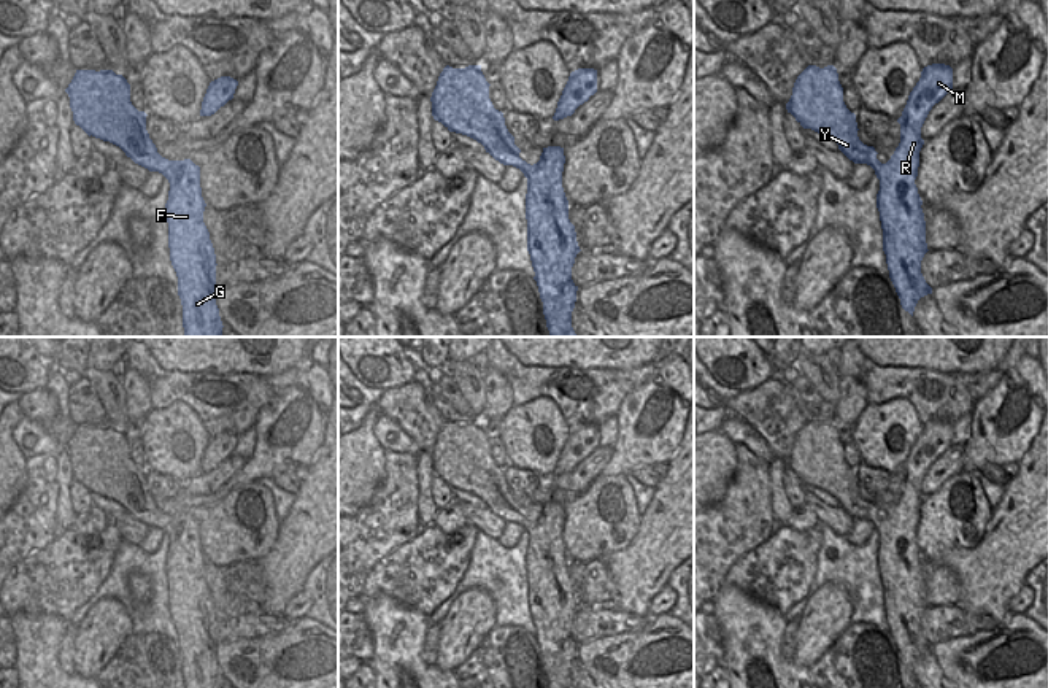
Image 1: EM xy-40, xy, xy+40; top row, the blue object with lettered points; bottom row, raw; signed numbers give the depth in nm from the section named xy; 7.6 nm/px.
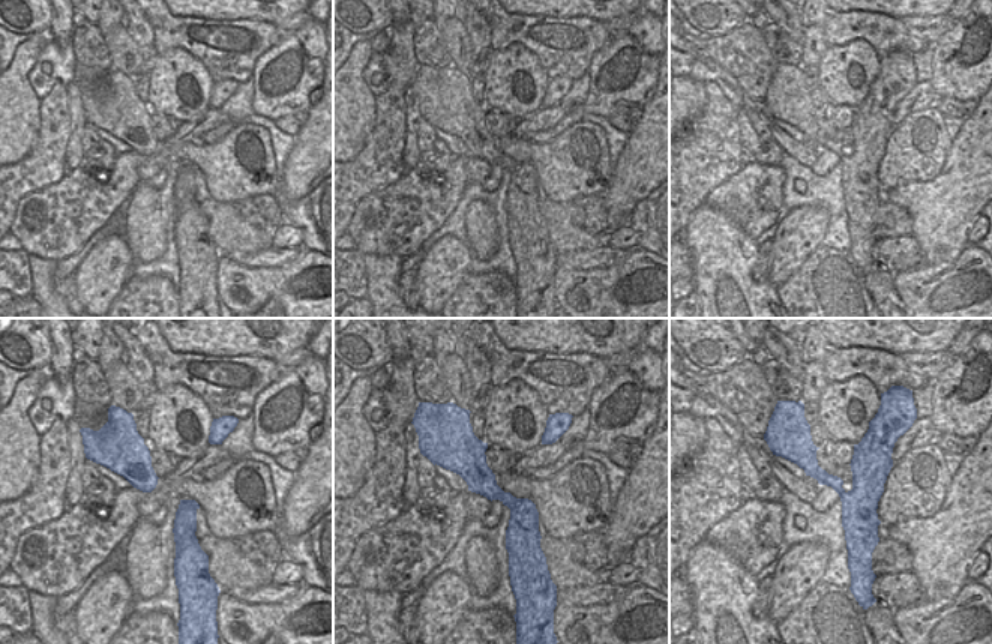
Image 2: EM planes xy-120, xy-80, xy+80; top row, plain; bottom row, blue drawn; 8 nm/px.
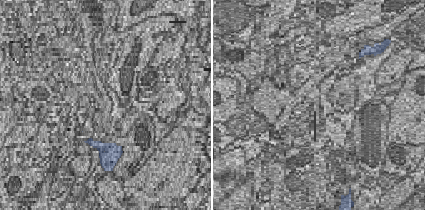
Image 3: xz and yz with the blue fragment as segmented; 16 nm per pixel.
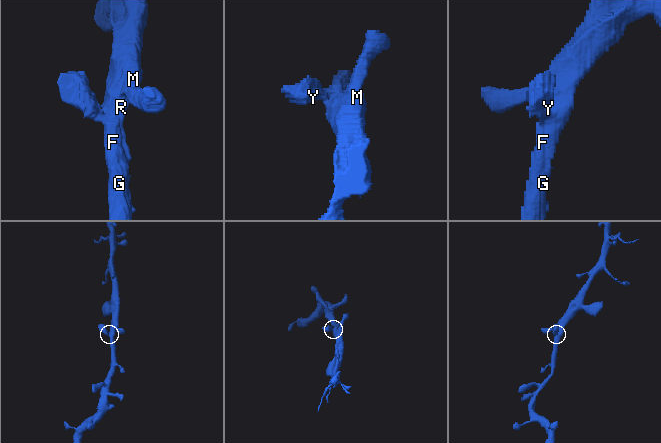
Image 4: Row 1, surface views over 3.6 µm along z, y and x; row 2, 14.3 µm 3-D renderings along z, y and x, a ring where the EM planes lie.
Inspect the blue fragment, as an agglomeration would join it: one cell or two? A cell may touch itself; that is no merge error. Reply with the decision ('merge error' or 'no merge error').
no merge error

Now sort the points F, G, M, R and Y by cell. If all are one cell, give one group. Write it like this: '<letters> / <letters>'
F G M R Y

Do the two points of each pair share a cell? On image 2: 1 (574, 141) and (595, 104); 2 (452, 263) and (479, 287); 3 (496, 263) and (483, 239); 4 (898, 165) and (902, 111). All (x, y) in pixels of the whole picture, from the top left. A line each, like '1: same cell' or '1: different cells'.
1: different cells
2: different cells
3: different cells
4: different cells

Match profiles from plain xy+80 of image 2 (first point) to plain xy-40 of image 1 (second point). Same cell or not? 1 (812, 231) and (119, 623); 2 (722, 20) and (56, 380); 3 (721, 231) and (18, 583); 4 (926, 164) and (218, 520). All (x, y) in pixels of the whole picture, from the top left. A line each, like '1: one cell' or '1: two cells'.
1: one cell
2: two cells
3: two cells
4: one cell

